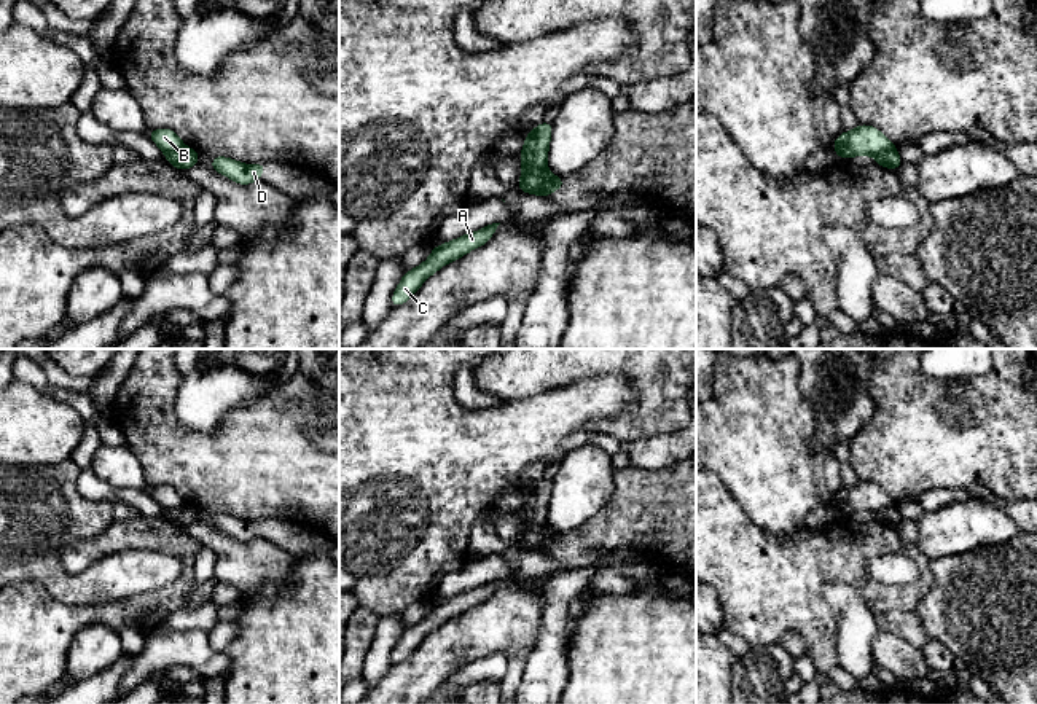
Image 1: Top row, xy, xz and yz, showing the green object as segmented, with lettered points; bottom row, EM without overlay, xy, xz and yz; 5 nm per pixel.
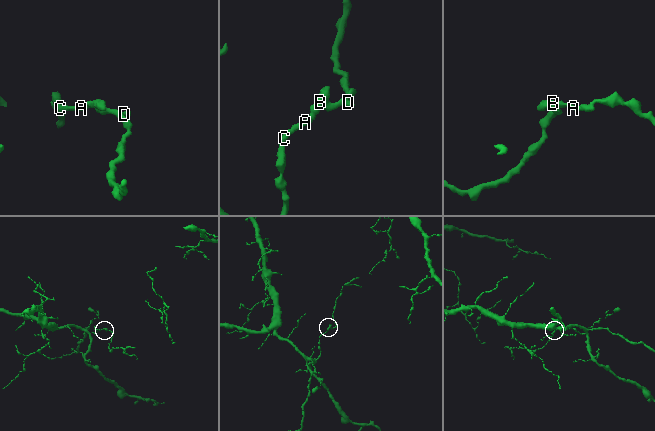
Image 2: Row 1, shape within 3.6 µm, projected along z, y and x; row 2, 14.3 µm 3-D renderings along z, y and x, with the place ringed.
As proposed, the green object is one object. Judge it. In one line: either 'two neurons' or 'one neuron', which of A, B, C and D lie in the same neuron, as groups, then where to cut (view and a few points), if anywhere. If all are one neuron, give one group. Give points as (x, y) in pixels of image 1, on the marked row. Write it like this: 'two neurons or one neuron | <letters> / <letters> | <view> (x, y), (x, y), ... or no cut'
two neurons | A B C / D | xz (545, 168), (539, 172), (531, 172), (520, 188)

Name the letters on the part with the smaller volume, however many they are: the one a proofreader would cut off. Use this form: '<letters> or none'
D

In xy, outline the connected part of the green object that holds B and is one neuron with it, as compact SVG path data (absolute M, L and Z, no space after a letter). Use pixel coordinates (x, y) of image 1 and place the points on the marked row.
M162 127L156 131L147 131L147 134L164 154L186 150L186 145L172 129Z

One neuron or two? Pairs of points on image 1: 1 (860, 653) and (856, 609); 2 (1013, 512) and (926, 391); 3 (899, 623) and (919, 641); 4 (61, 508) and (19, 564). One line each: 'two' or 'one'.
1: one
2: two
3: one
4: one

